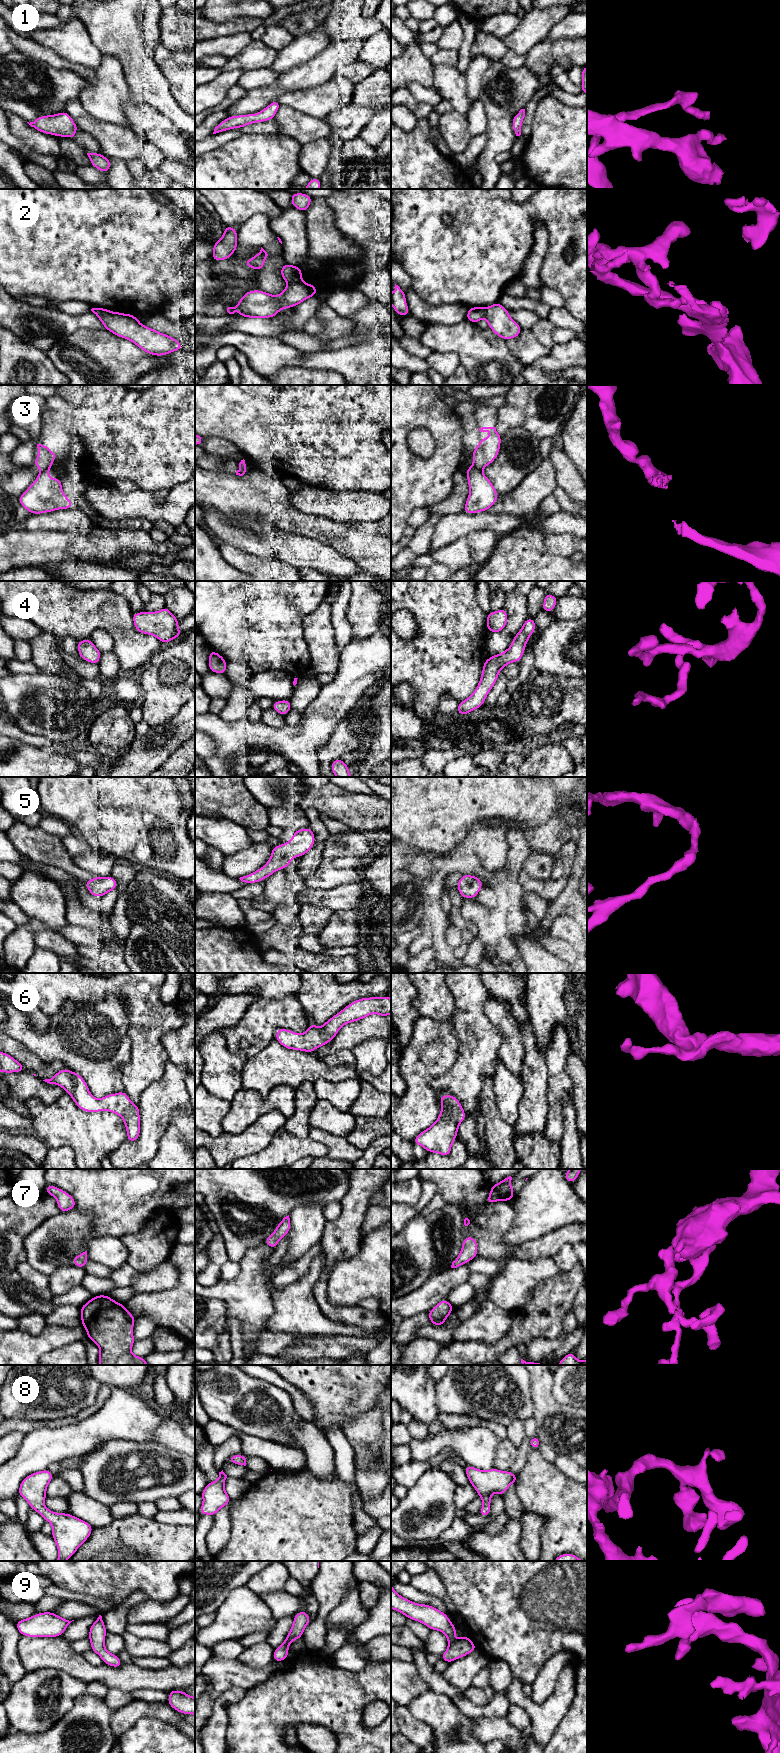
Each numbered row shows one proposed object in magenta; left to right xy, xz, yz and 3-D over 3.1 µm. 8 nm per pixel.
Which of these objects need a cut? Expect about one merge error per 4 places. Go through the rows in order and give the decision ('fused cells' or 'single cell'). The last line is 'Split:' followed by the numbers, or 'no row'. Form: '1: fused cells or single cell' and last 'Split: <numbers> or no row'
1: single cell
2: fused cells
3: fused cells
4: single cell
5: single cell
6: single cell
7: single cell
8: single cell
9: single cell
Split: 2, 3

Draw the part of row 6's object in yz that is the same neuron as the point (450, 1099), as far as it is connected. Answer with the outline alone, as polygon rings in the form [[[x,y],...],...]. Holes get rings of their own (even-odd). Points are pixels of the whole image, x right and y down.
[[[453,1095],[440,1096],[439,1100],[441,1112],[437,1120],[418,1134],[413,1143],[422,1146],[427,1152],[449,1156],[458,1134],[459,1124],[464,1121],[466,1112]]]

